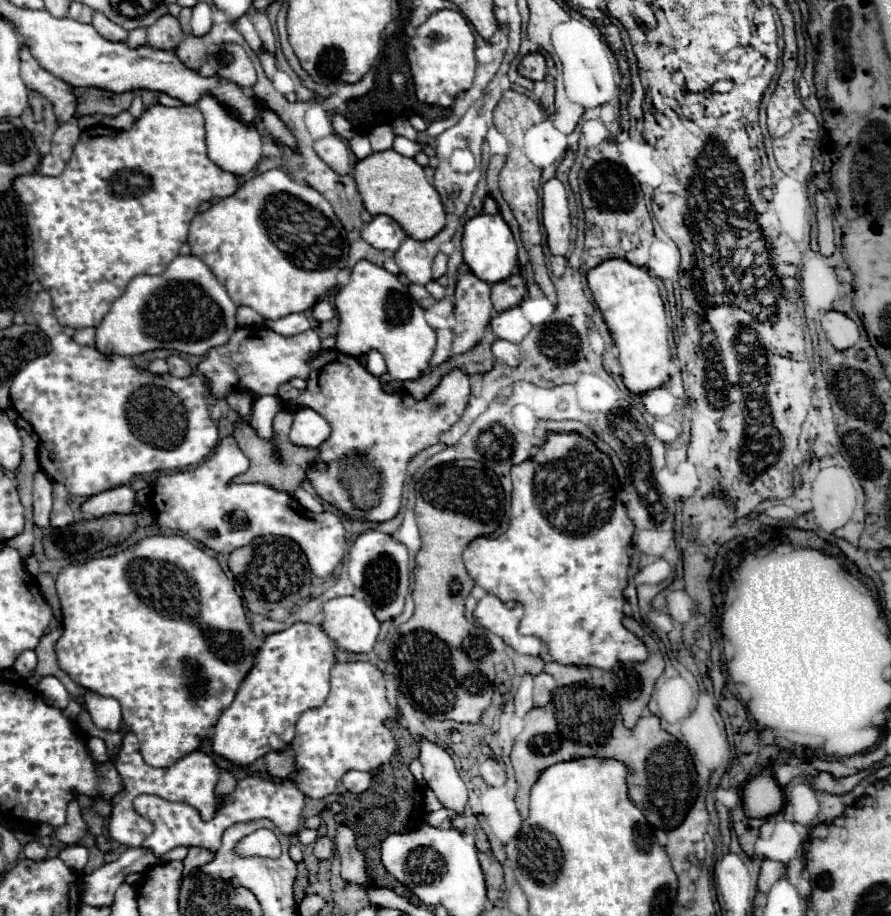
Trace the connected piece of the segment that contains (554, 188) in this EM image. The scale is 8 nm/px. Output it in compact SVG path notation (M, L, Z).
M558 178L542 186L542 222L548 234L548 248L556 256L566 256L570 246L570 210L566 188Z

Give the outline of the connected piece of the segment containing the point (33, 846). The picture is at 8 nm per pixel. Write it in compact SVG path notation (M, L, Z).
M28 842L26 846L24 846L24 856L26 858L30 858L30 860L36 860L36 862L42 862L44 858L46 858L46 854L48 854L48 848L44 846L44 844L40 844L40 842Z

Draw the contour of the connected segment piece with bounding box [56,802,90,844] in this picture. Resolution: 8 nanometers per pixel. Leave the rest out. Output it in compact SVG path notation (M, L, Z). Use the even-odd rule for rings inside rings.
M72 802L68 806L68 818L66 818L66 824L56 828L56 838L62 842L62 844L76 844L80 842L86 834L90 832L86 820L82 818L82 812L80 812L80 806L76 802Z

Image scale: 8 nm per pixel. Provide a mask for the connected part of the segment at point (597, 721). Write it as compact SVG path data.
M566 686L558 688L552 702L544 708L532 708L526 714L524 732L516 738L512 748L512 766L516 772L518 792L516 804L522 818L528 818L528 794L536 778L548 766L556 762L568 762L572 758L616 758L628 768L628 788L630 798L640 806L648 824L658 830L674 830L684 822L692 802L696 802L696 770L694 762L684 744L680 744L672 734L660 728L658 716L640 718L638 724L628 730L622 724L620 714L606 712L608 698L600 688L594 686Z

